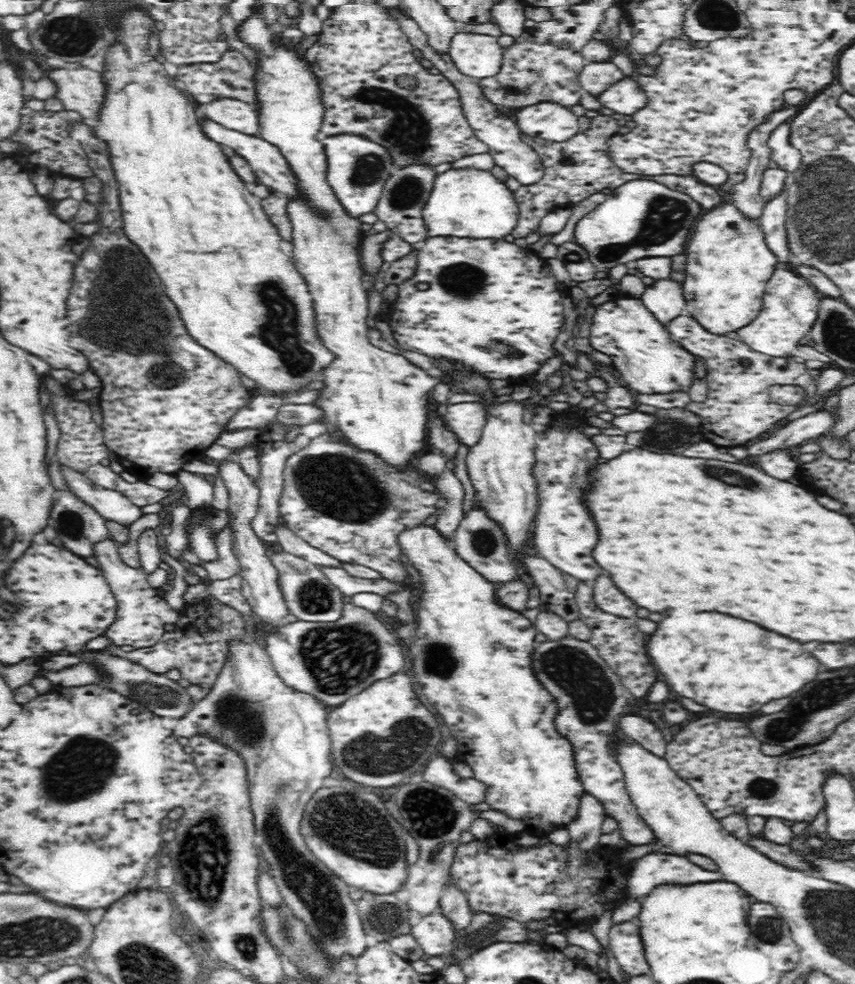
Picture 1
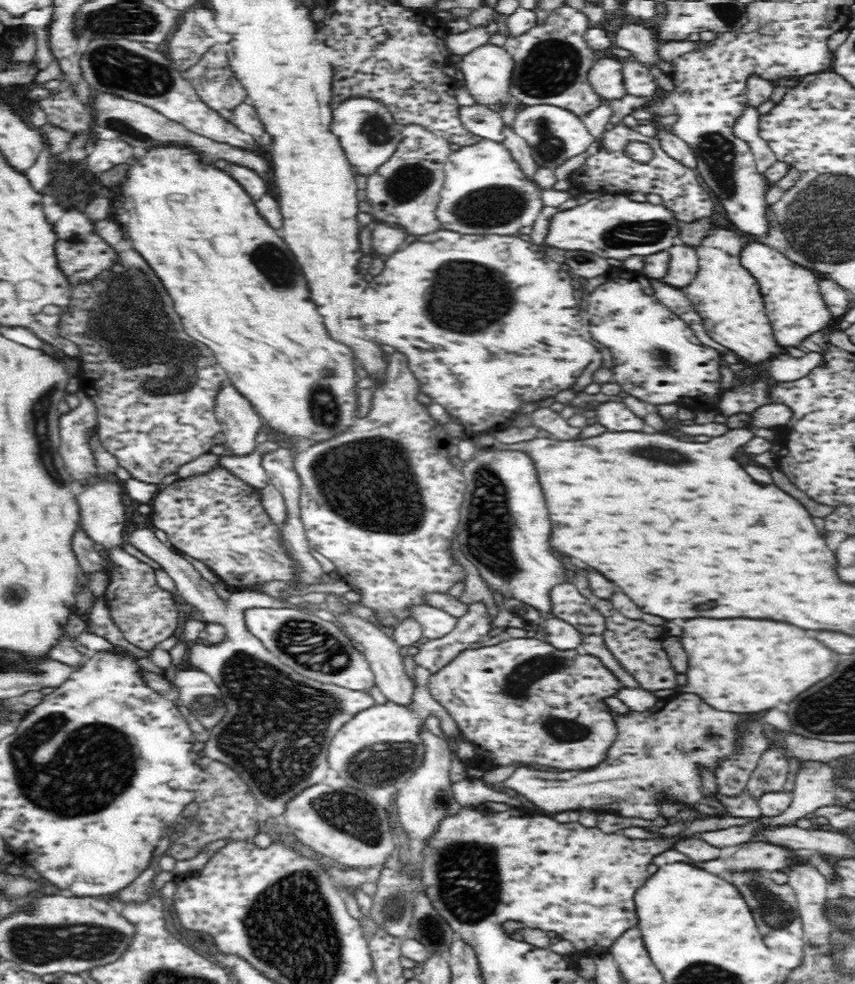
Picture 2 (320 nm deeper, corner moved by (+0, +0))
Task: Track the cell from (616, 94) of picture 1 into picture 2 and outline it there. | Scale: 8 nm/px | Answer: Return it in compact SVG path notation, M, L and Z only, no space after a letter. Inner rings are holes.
M638 60L623 61L622 78L626 95L653 99L658 93L658 83Z

